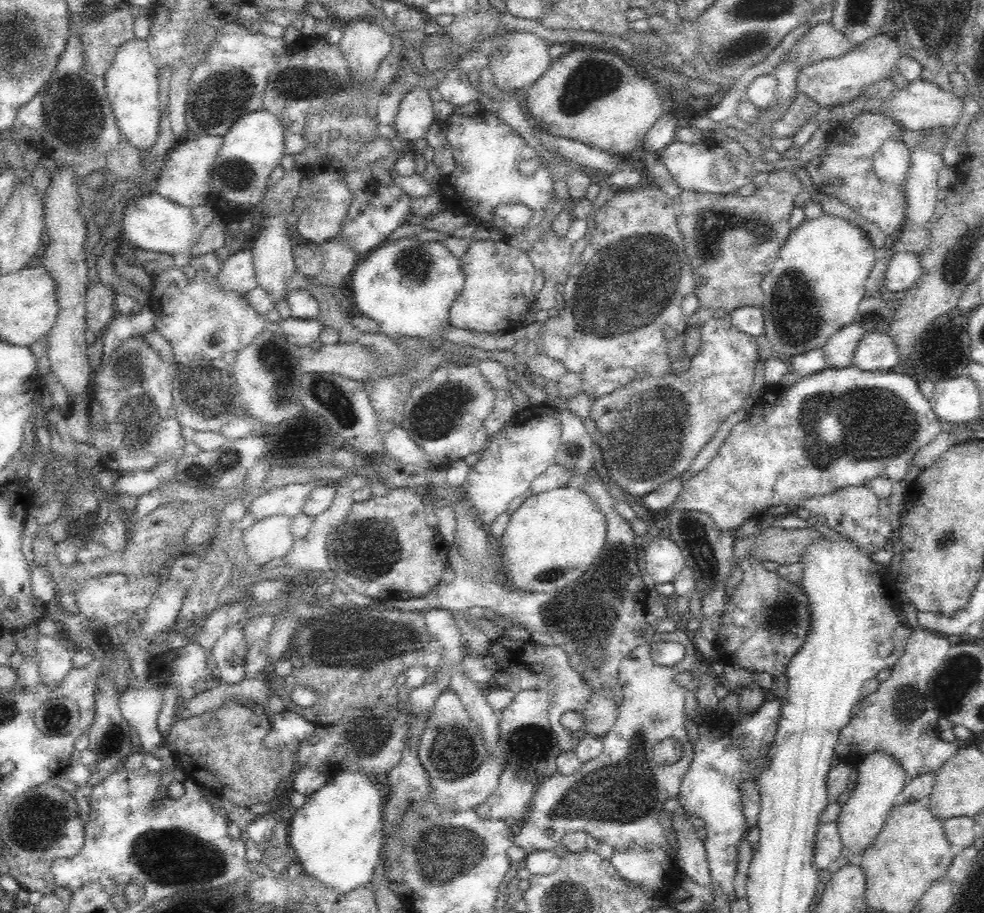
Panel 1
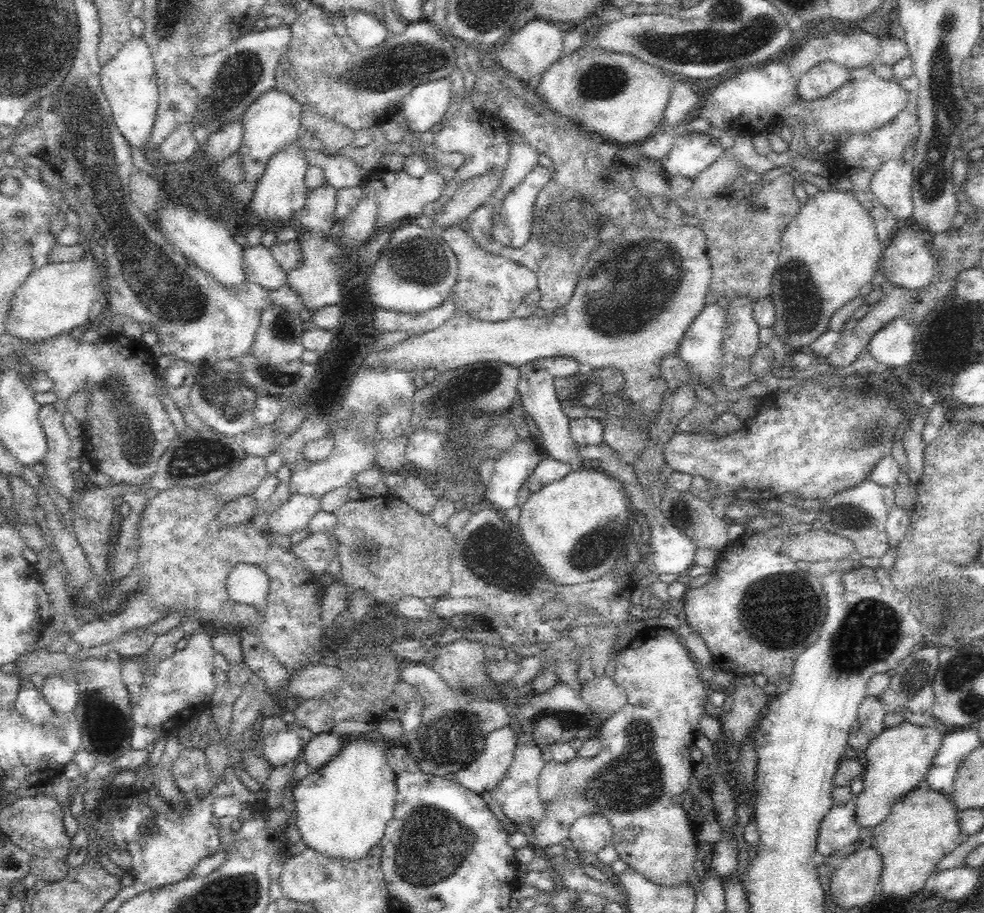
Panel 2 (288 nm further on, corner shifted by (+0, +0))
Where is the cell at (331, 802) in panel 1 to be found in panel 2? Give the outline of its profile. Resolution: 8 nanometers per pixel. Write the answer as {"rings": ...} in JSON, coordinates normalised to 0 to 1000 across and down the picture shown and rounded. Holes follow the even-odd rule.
{"rings":[[[333,802],[319,806],[305,832],[315,841],[315,848],[299,863],[301,905],[311,927],[339,942],[364,942],[386,924],[394,900],[400,896],[404,872],[402,848],[394,839],[392,824],[376,806],[348,819],[346,806]]]}

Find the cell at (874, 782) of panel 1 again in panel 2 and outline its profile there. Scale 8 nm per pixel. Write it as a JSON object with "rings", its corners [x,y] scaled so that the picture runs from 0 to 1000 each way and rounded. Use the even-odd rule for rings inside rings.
{"rings":[[[919,791],[909,797],[898,797],[894,806],[890,806],[882,821],[880,821],[880,841],[878,841],[878,865],[870,870],[870,903],[874,907],[890,907],[894,900],[898,900],[907,885],[919,874],[919,870],[931,865],[939,859],[941,848],[947,841],[949,830],[953,828],[953,821],[957,819],[961,800],[955,797],[943,797],[943,795],[929,795],[925,791]]]}

